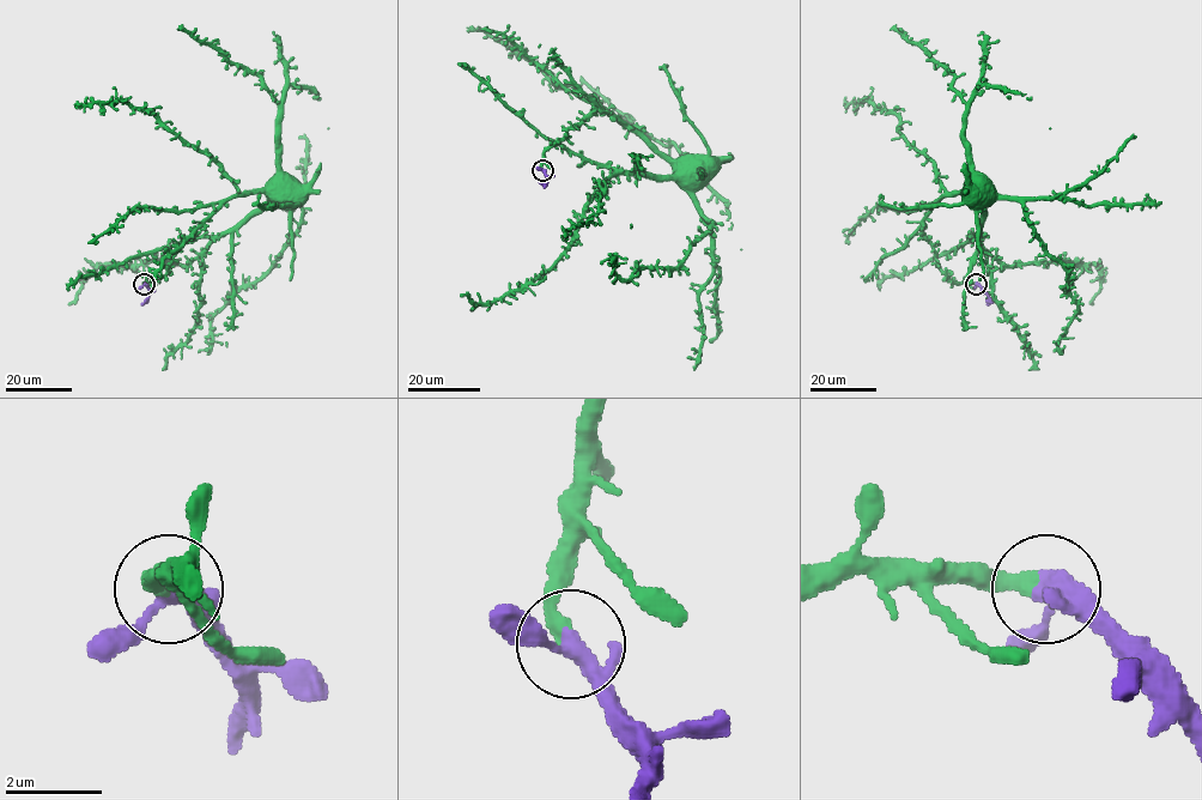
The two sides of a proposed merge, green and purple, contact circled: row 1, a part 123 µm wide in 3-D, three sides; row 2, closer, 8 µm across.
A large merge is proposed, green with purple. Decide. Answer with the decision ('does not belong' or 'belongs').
belongs

